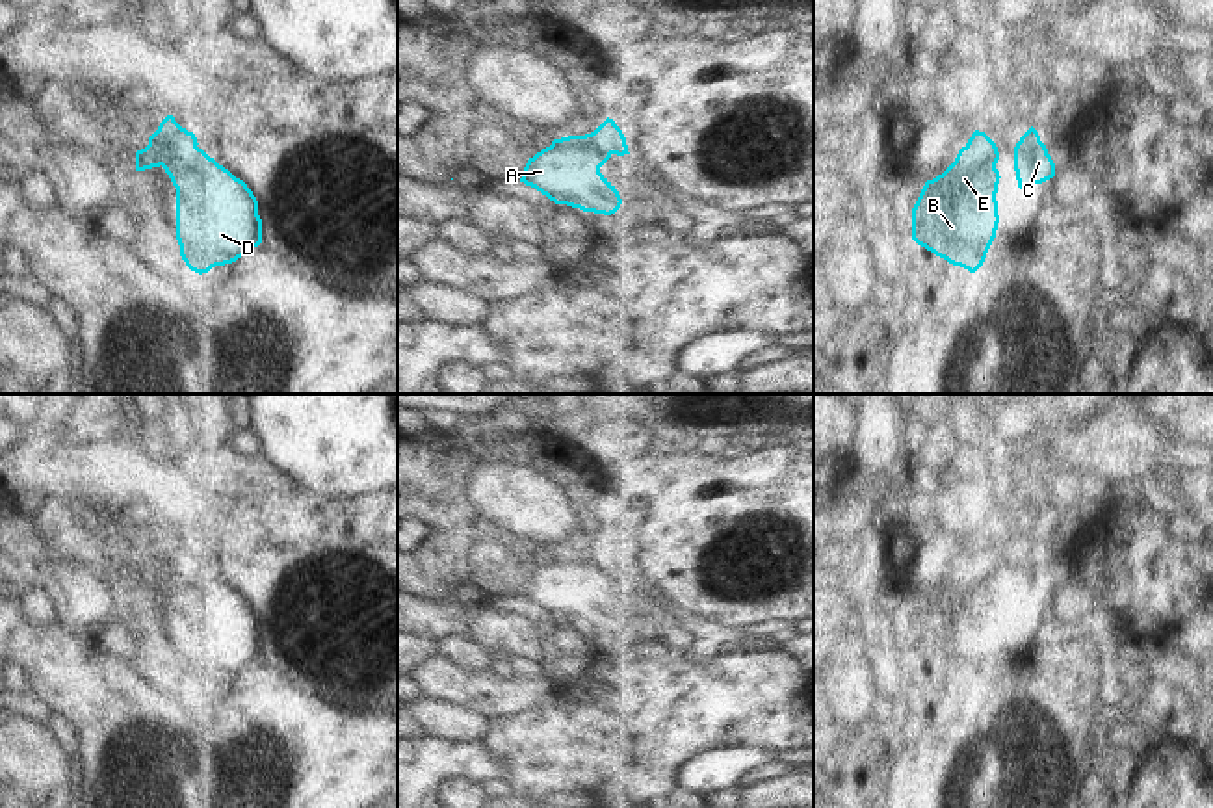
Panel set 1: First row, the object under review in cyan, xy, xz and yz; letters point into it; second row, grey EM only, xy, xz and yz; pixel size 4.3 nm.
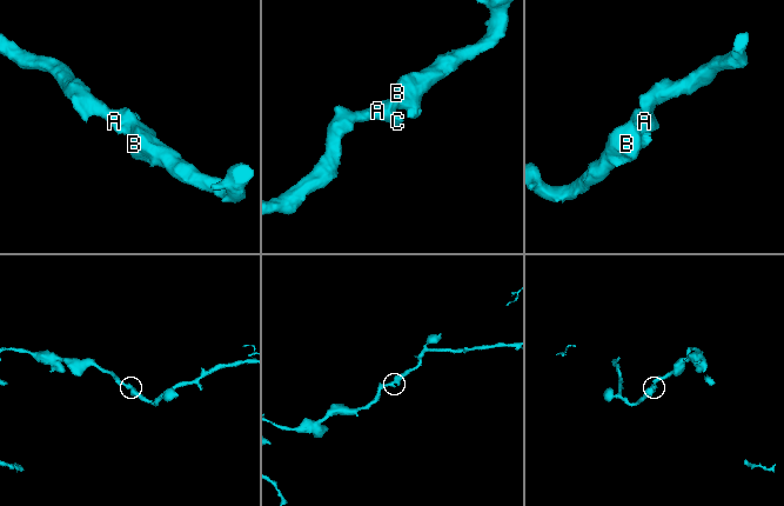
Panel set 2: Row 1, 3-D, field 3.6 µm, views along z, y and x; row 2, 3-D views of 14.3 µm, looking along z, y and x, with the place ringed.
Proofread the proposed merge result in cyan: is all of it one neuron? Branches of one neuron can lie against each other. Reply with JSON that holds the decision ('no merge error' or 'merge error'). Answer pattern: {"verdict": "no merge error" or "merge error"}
{"verdict": "no merge error"}

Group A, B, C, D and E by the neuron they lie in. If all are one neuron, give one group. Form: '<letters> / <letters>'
A B C D E

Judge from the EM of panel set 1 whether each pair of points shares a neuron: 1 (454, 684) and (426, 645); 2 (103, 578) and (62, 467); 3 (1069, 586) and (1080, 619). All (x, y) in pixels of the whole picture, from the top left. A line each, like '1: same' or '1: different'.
1: different
2: different
3: different

